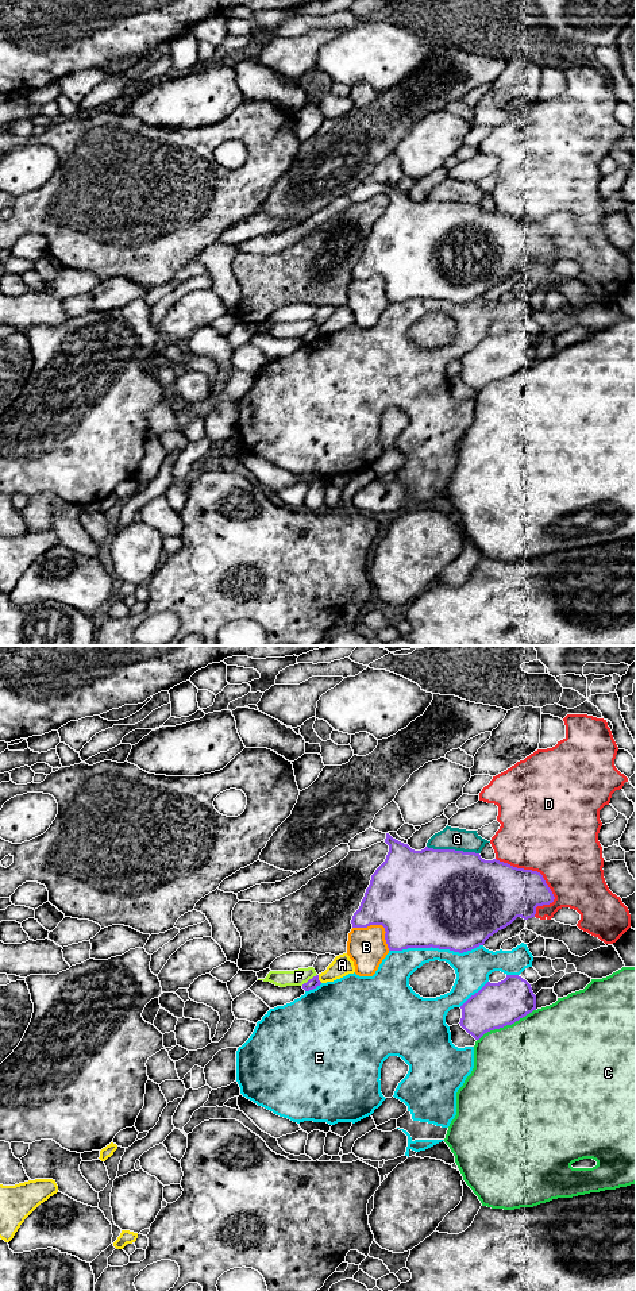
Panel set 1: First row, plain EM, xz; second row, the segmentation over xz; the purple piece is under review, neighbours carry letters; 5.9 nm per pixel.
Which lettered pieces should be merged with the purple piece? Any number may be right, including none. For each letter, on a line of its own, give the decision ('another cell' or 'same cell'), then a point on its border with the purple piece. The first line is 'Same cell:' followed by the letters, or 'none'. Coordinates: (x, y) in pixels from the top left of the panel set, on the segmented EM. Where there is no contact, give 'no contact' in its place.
Same cell: none
A: another cell; meets purple in xz at (318, 979)
B: another cell; meets purple in xz at (380, 924)
C: another cell; meets purple in xz at (505, 1025)
D: another cell; meets purple in xz at (531, 870)
E: another cell; meets purple in xz at (435, 947)
F: another cell; meets purple in xz at (309, 979)
G: another cell; meets purple in xz at (453, 850)

